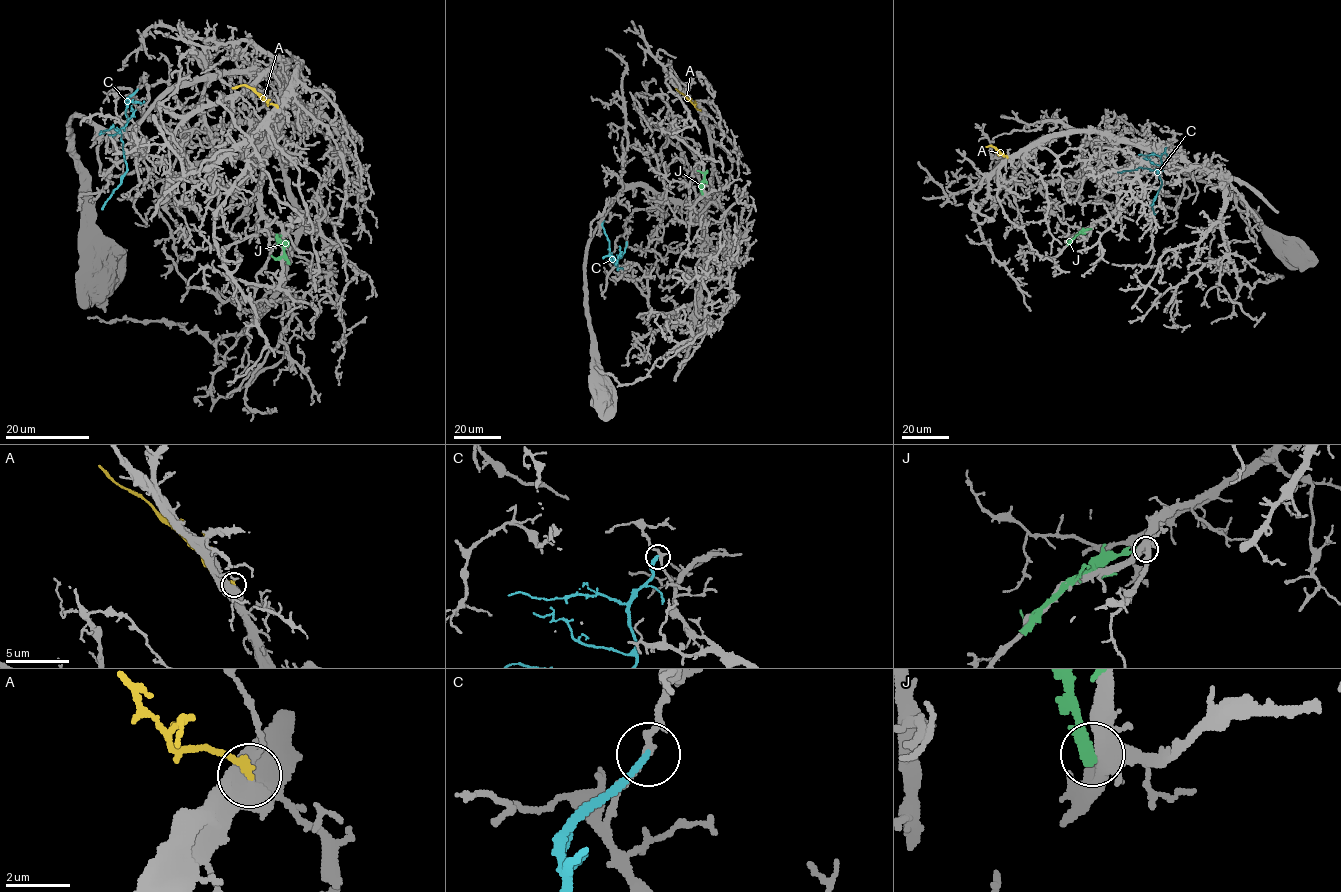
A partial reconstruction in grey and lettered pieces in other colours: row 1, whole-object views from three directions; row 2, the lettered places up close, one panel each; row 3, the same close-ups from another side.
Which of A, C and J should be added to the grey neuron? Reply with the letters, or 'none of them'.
A

